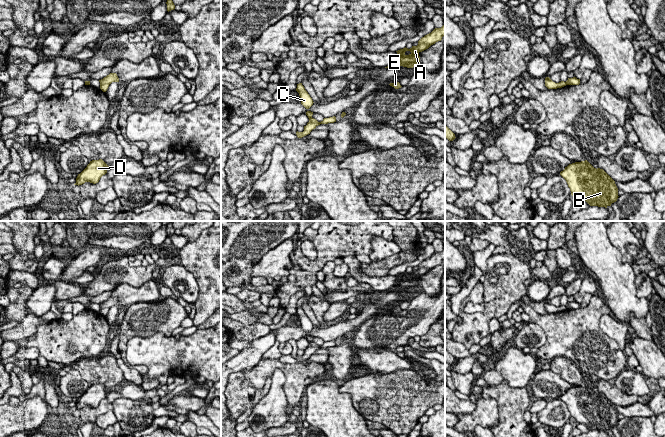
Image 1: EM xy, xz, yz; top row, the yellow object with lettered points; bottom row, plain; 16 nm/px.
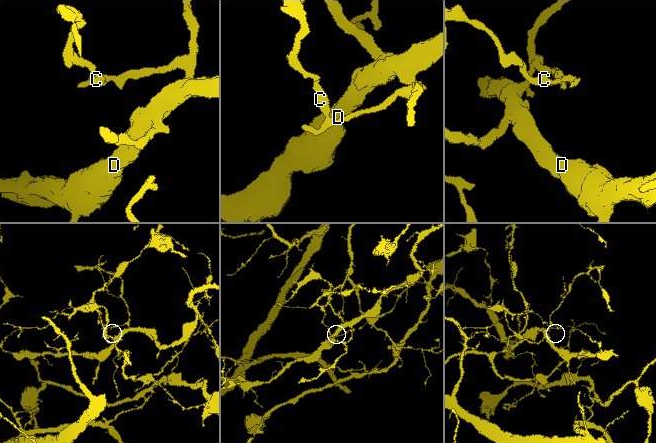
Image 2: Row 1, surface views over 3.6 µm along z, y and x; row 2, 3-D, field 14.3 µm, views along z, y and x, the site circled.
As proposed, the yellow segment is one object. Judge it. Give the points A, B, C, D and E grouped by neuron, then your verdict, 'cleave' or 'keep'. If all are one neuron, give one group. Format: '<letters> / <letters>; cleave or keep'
A B D E / C; cleave

